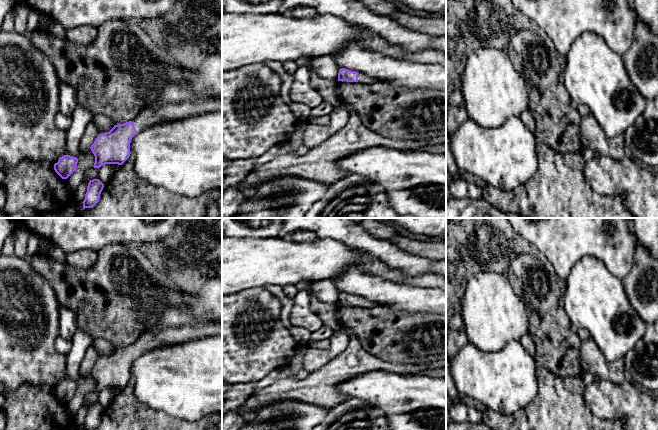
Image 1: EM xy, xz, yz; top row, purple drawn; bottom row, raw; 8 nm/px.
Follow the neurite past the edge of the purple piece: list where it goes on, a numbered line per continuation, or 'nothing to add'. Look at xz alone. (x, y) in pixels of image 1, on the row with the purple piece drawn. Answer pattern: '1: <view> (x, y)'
1: xz (362, 78)

